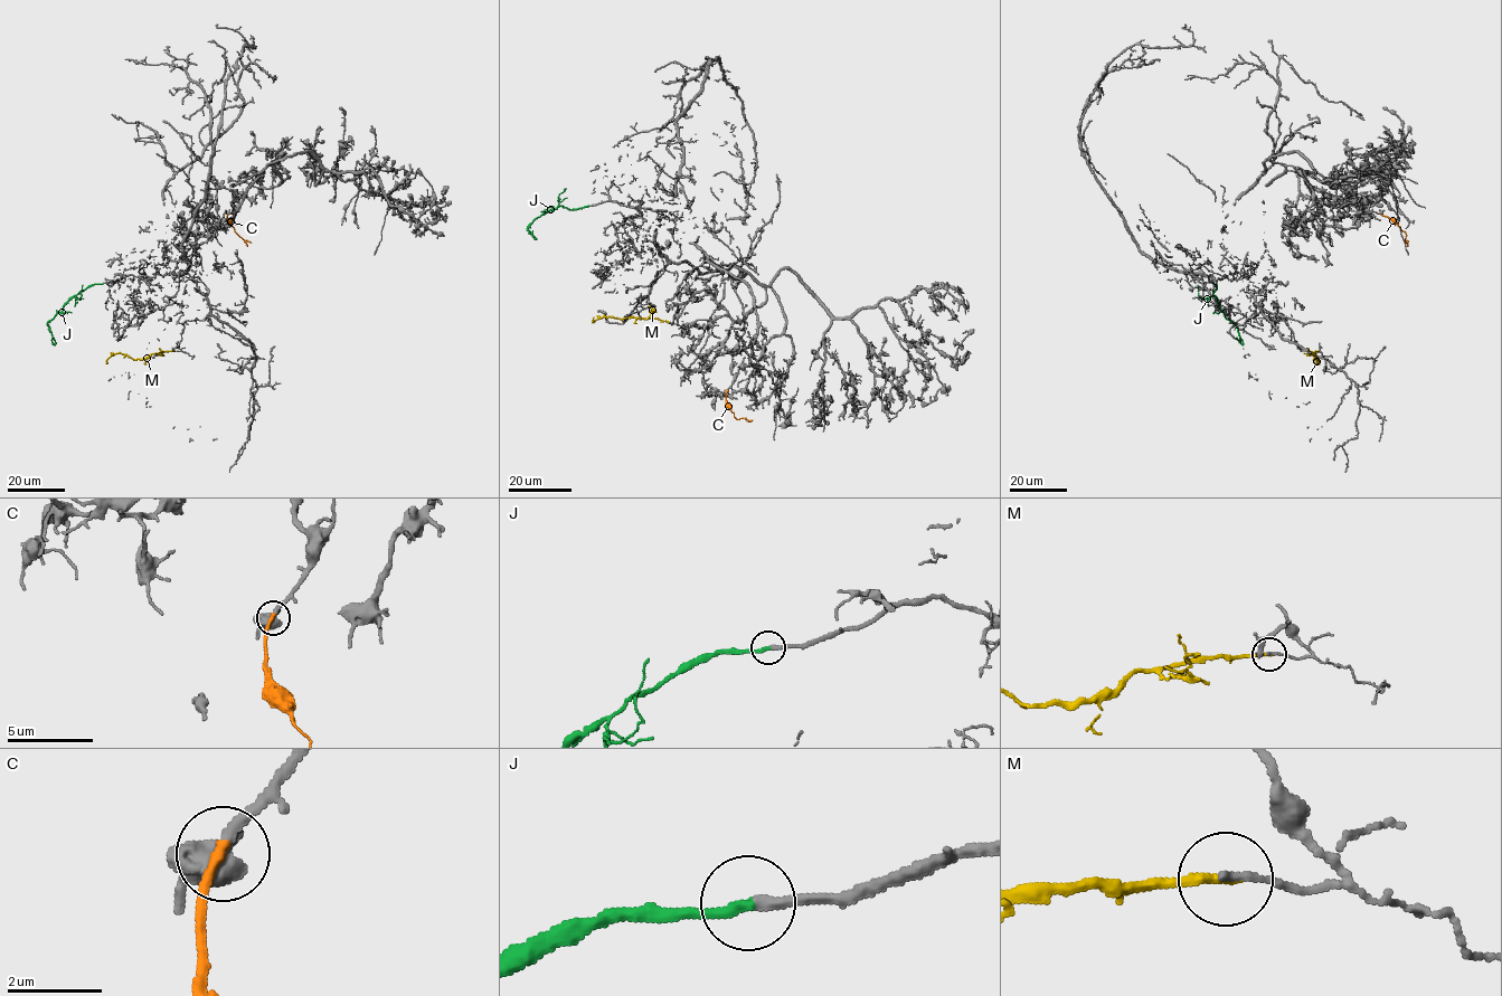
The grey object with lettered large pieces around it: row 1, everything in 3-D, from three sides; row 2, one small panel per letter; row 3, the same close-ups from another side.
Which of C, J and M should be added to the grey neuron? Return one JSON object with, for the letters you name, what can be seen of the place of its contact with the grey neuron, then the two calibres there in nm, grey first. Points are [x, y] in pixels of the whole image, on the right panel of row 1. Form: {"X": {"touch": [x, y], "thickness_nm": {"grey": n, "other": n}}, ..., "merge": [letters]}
{"C": {"touch": [1380, 214], "thickness_nm": {"grey": 420, "other": 200}}, "J": {"touch": [1212, 283], "thickness_nm": {"grey": 260, "other": 240}}, "merge": ["C", "J"]}

